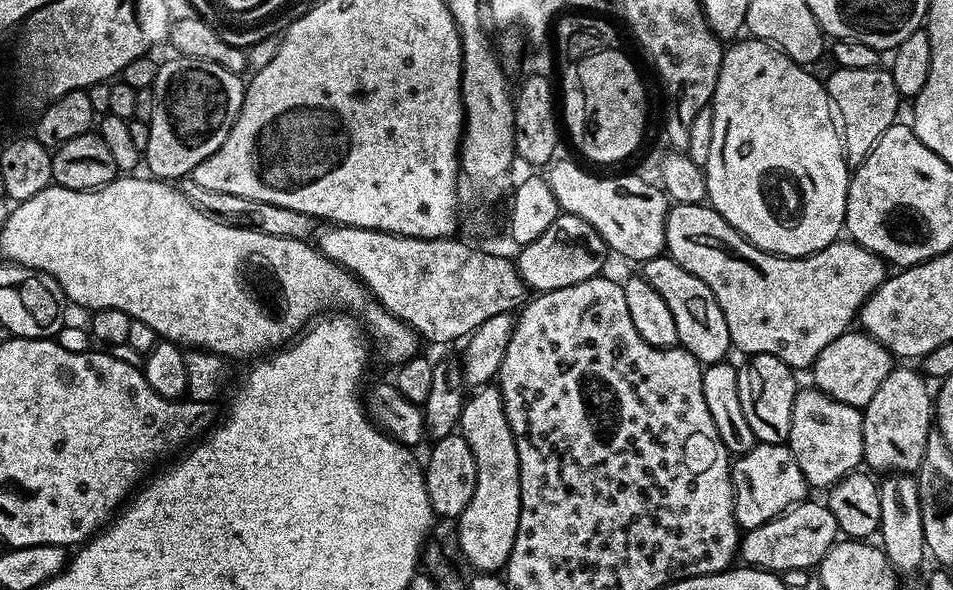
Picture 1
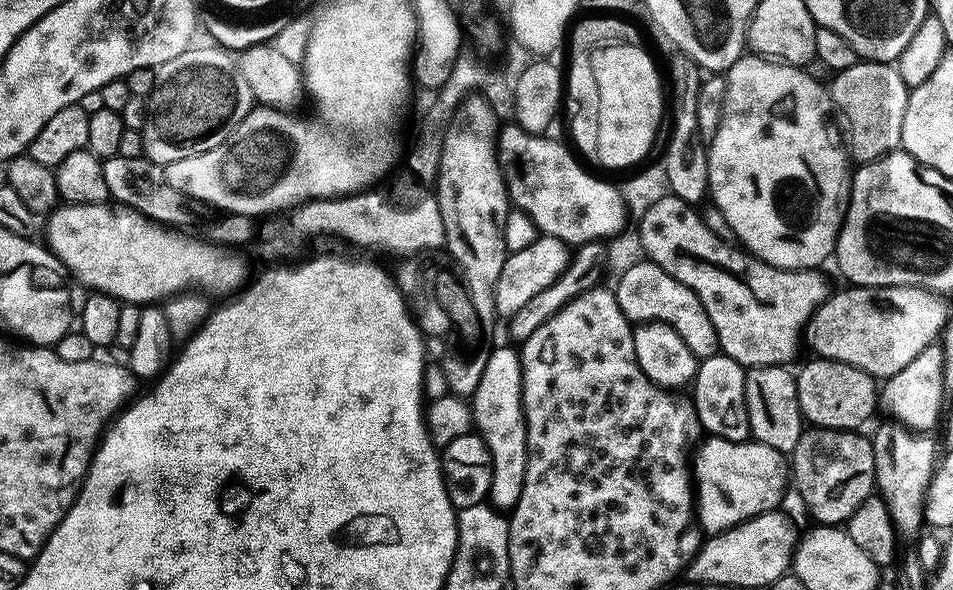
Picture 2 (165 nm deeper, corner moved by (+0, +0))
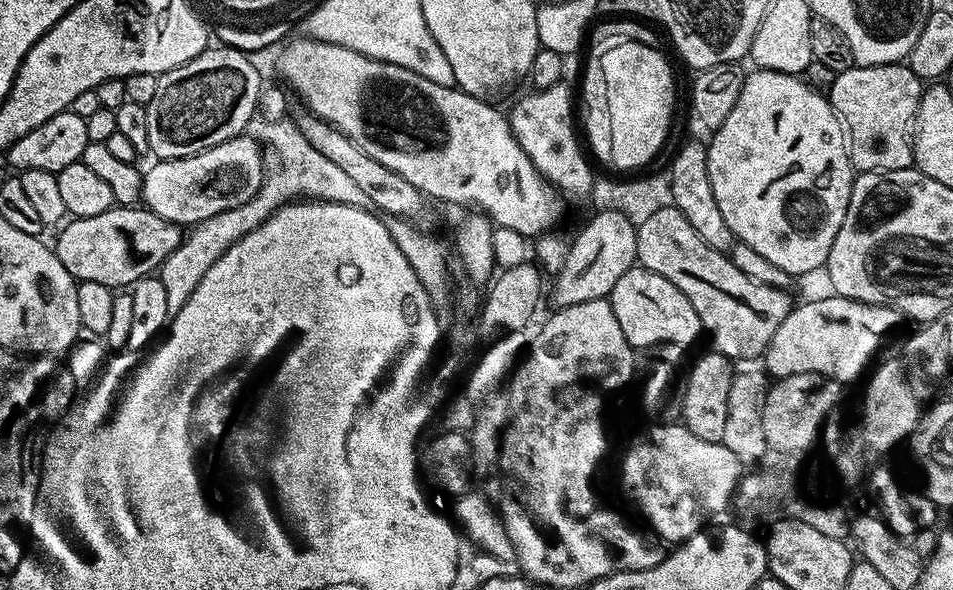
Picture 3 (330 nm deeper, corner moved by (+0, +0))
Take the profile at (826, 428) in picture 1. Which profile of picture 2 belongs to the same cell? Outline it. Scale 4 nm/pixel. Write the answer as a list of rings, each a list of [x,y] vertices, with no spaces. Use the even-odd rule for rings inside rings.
[[[808,426],[805,427],[804,431],[800,433],[798,438],[798,446],[794,446],[794,450],[790,453],[790,476],[794,481],[794,488],[797,488],[798,491],[804,492],[808,491],[810,495],[805,498],[804,504],[806,507],[812,511],[812,516],[816,519],[816,522],[819,522],[824,526],[840,526],[851,518],[854,514],[854,510],[858,508],[865,500],[867,496],[873,495],[874,489],[876,487],[876,471],[872,465],[871,460],[874,458],[874,450],[872,449],[872,441],[866,435],[863,436],[863,431],[860,430],[845,430],[843,428],[823,428],[817,426]]]

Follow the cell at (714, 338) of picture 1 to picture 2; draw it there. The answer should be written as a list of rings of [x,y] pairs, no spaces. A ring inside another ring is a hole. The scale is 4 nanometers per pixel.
[[[647,258],[641,259],[639,264],[631,266],[630,270],[619,275],[615,282],[617,284],[614,284],[614,291],[629,322],[663,321],[680,335],[686,346],[690,346],[697,361],[705,360],[720,352],[715,324],[710,320],[710,314],[706,312],[694,290],[678,282],[662,266],[652,263]]]

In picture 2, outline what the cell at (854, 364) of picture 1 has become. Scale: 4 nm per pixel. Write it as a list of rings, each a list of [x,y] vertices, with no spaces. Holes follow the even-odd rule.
[[[812,358],[795,373],[800,415],[809,425],[856,430],[878,408],[878,384],[869,372],[858,370],[841,360]]]

